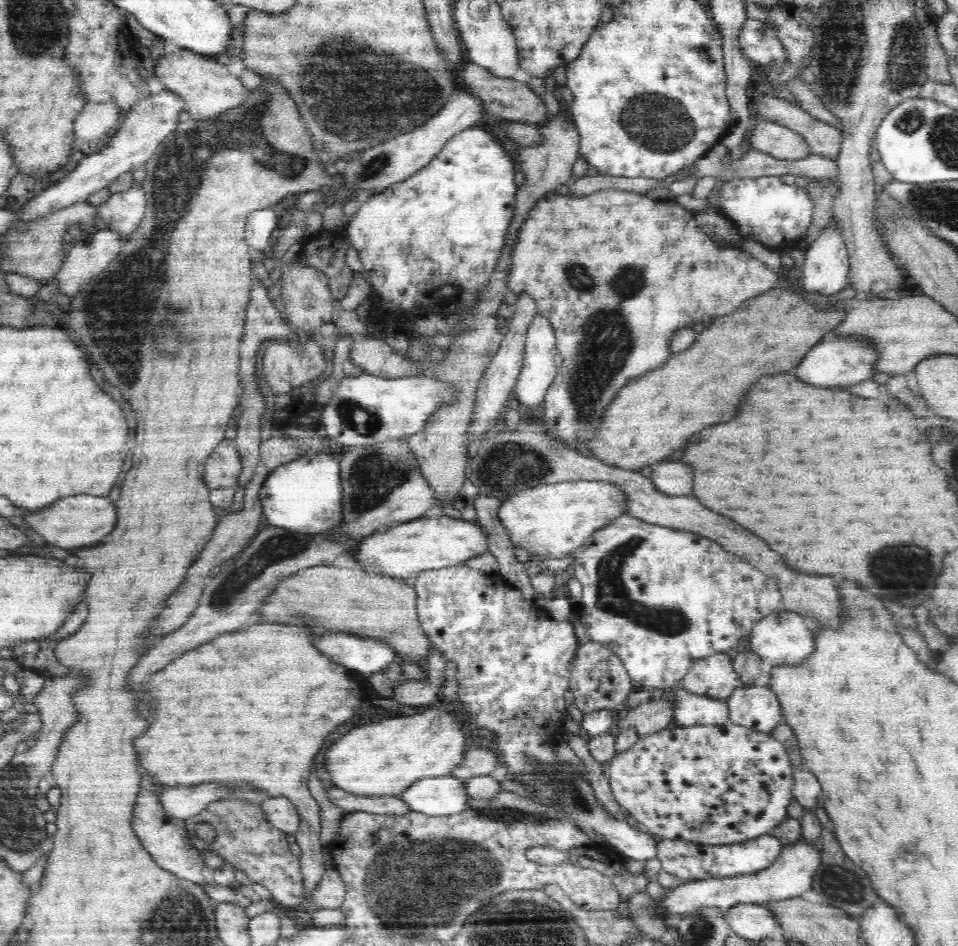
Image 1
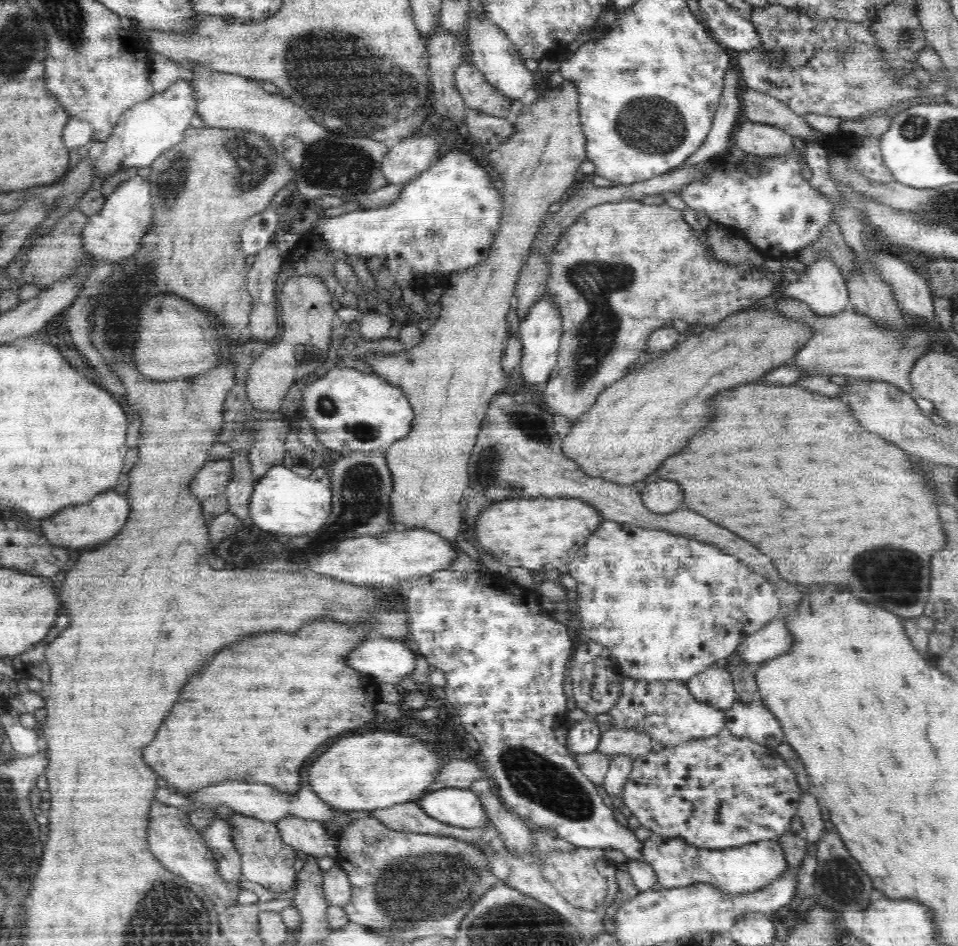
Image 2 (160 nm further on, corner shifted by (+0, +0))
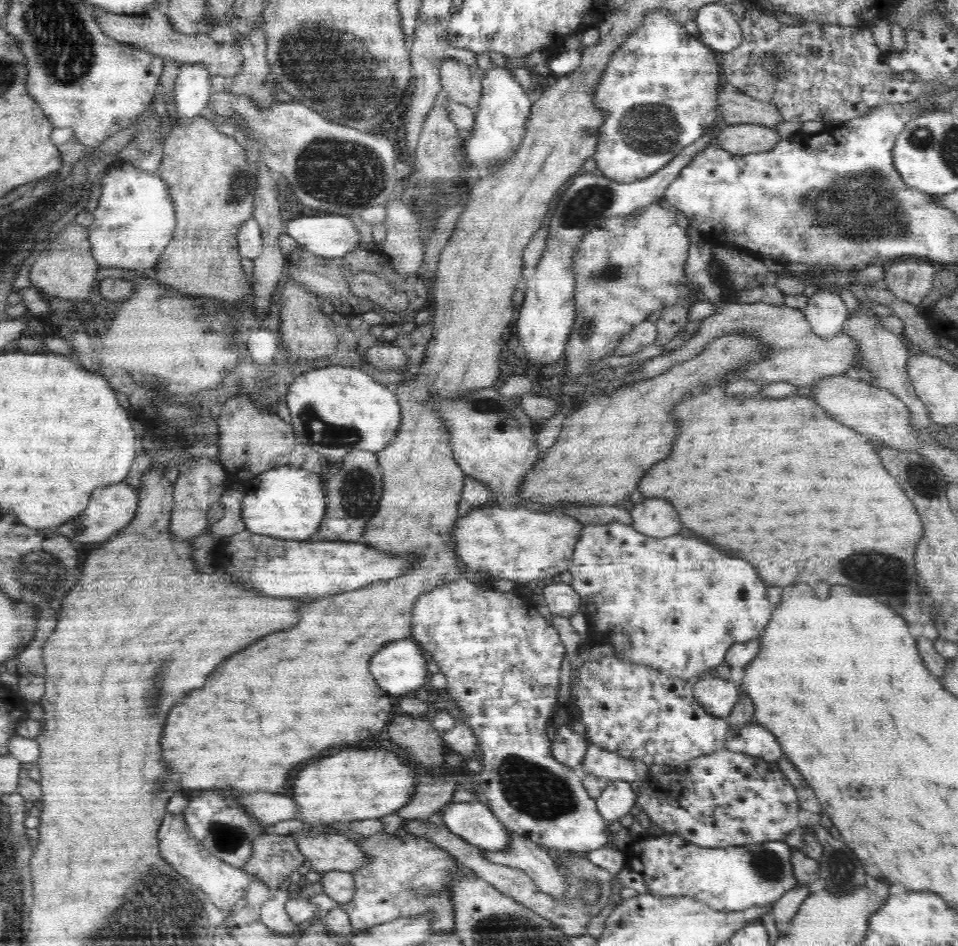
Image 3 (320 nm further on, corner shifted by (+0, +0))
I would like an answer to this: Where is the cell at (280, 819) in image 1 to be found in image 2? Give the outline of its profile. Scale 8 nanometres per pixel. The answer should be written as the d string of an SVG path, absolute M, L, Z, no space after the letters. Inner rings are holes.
M286 817L276 822L282 840L295 850L314 858L337 858L338 836L316 820Z

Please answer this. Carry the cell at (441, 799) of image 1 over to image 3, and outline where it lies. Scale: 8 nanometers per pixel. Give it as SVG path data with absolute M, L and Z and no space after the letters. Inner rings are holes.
M482 799L460 804L448 802L440 811L444 813L444 824L450 832L466 842L490 852L502 852L508 848L510 841L506 827Z

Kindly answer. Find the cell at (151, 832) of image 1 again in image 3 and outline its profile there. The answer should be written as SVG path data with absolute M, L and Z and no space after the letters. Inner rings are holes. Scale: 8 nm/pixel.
M167 814L158 830L158 850L162 858L172 865L182 876L185 876L194 887L203 890L207 897L223 911L227 912L247 895L247 888L253 879L241 868L230 866L227 862L214 856L199 840L190 836L189 827L183 814Z

